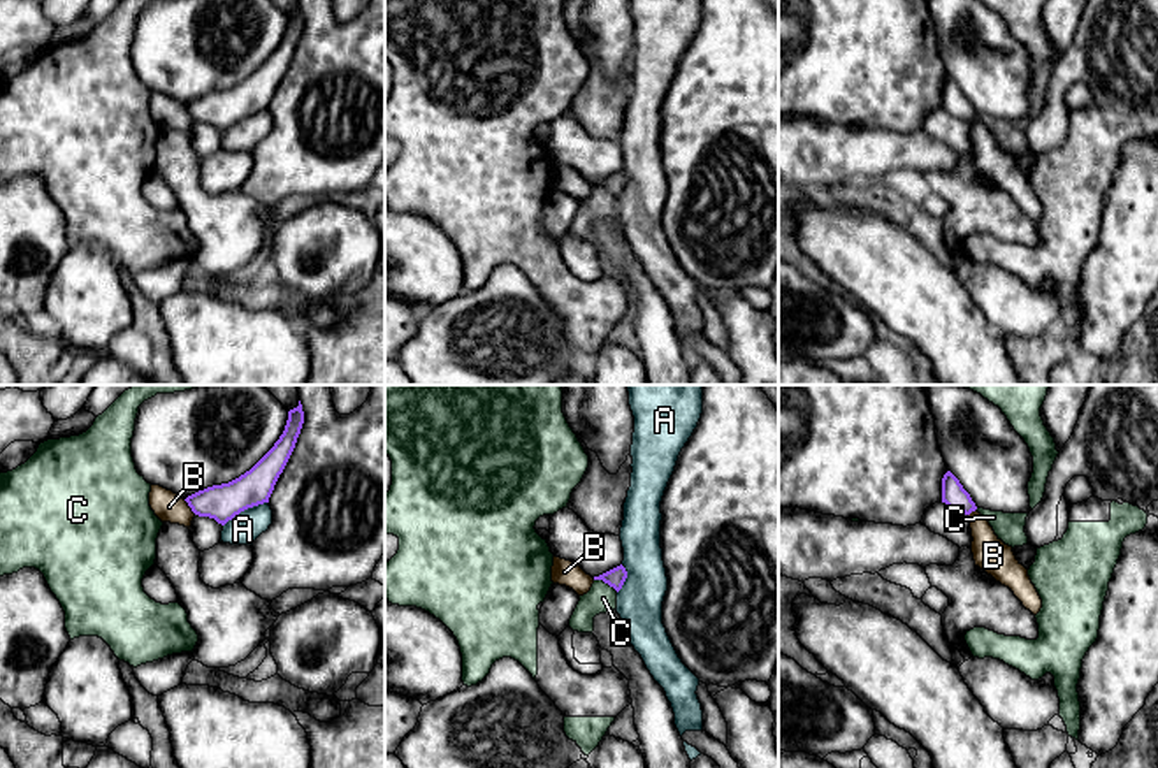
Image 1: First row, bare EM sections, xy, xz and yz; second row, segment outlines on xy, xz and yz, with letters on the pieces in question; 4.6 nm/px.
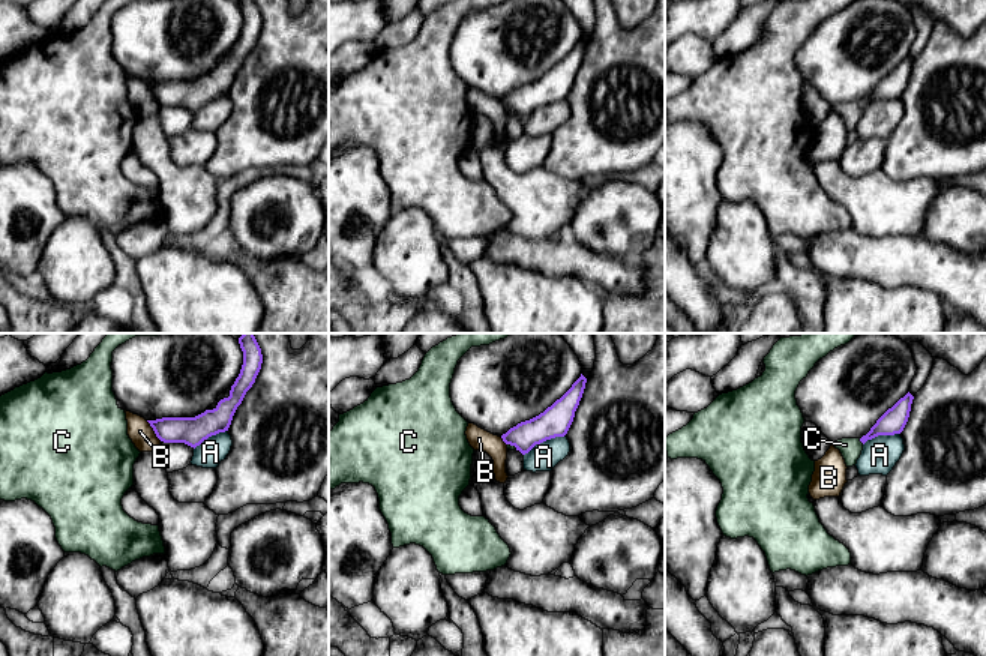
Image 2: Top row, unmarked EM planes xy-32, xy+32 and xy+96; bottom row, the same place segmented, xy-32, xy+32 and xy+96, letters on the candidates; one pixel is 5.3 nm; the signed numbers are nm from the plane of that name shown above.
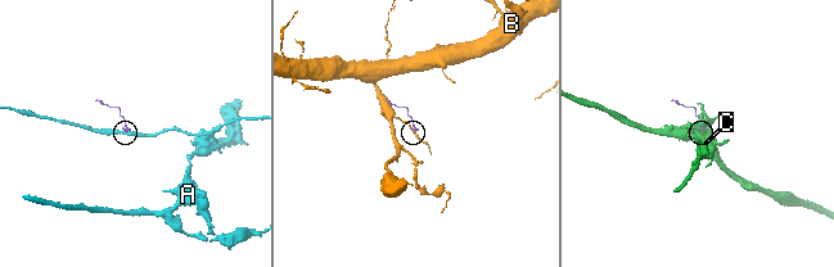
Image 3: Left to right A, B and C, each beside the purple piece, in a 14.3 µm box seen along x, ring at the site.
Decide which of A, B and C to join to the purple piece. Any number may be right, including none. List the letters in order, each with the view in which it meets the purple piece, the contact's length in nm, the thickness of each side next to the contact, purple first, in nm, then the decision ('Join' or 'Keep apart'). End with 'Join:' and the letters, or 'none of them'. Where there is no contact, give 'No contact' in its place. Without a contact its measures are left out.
A: Touches purple in xy. Shared border 240 nm. Thickness 160 nm (purple) against 140 nm. Keep apart
B: Touches purple in xy. Shared border 90 nm. Thickness 160 nm (purple) against 140 nm. Keep apart
C: Touches purple in xz. Shared border 130 nm. Thickness 90 nm (purple) against 140 nm. Keep apart
Join: none of them

